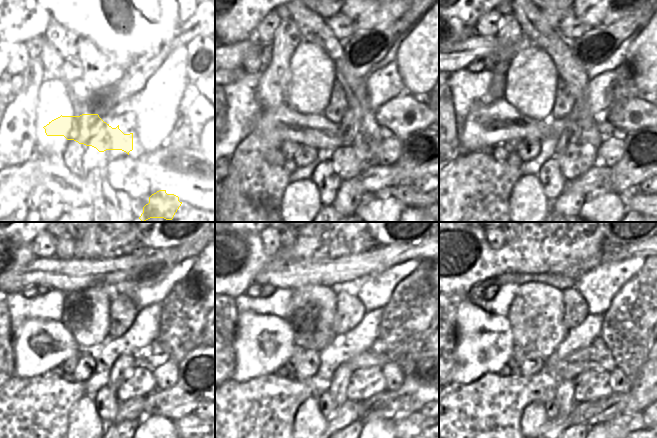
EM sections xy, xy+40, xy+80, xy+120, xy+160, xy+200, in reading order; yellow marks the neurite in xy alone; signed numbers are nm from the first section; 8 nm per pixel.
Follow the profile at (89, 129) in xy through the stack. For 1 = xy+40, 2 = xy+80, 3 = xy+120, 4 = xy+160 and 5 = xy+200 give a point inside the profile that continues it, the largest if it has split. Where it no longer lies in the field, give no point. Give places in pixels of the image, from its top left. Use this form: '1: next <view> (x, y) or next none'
1: next xy+40 (283, 123)
2: next xy+80 (486, 126)
3: next xy+120 (39, 346)
4: next xy+160 (263, 343)
5: next xy+200 (484, 345)

